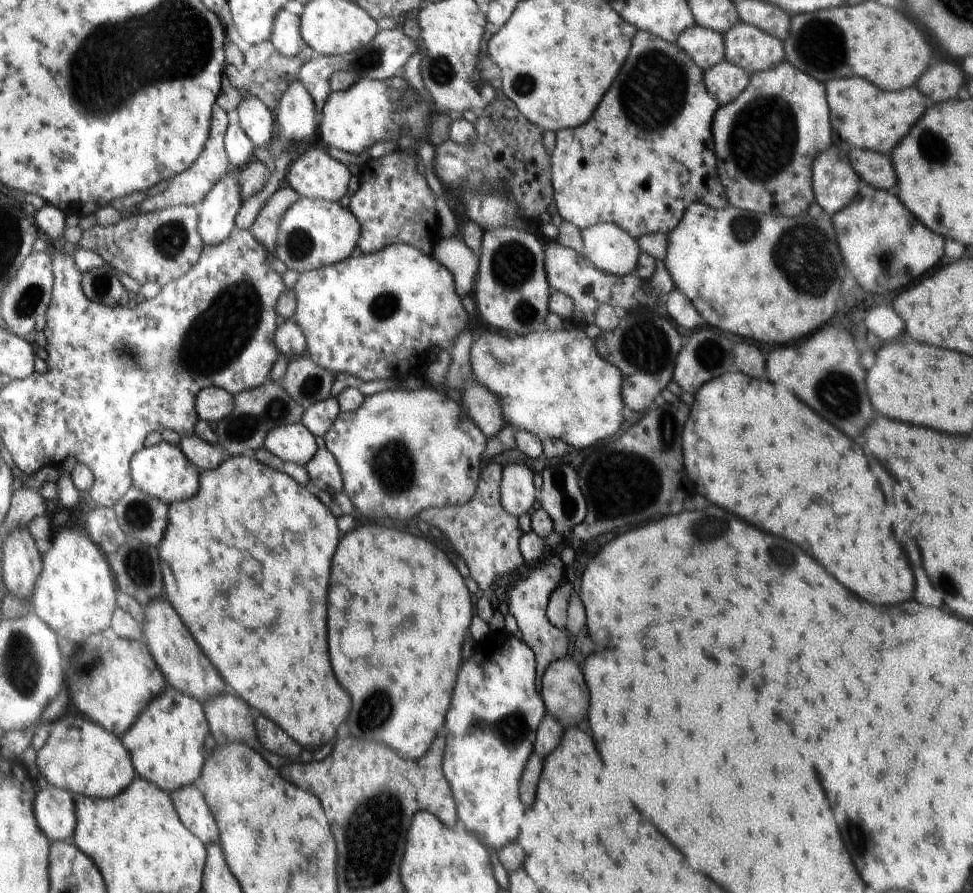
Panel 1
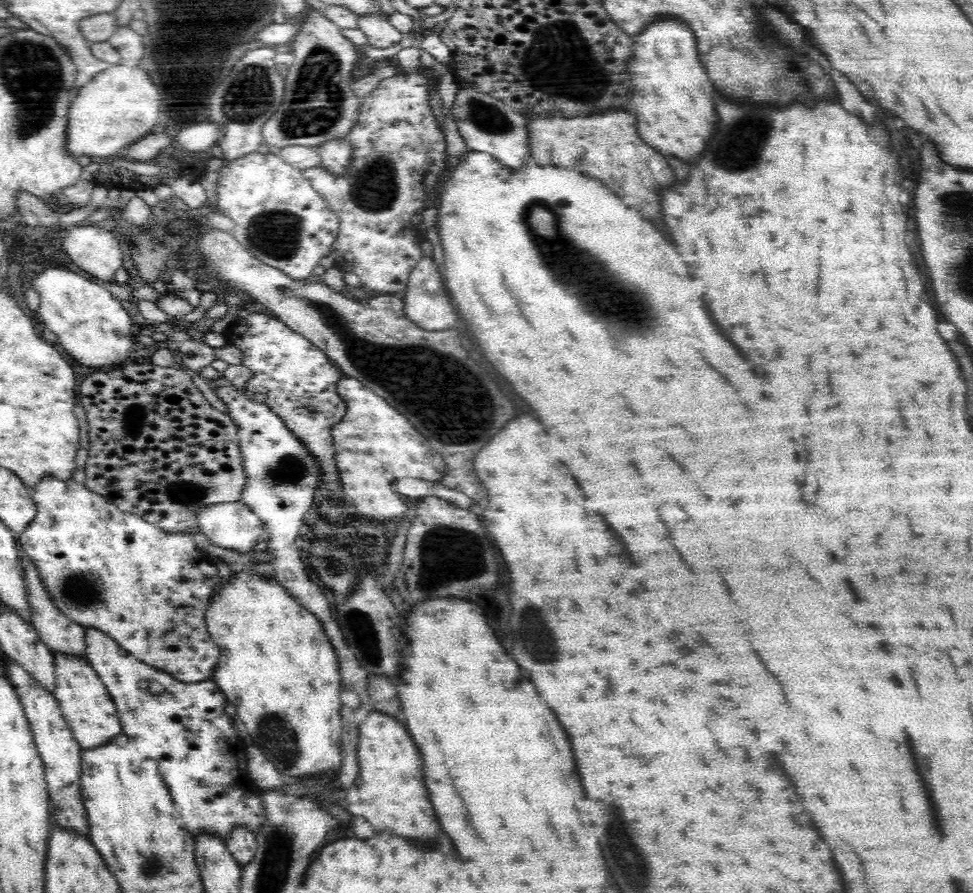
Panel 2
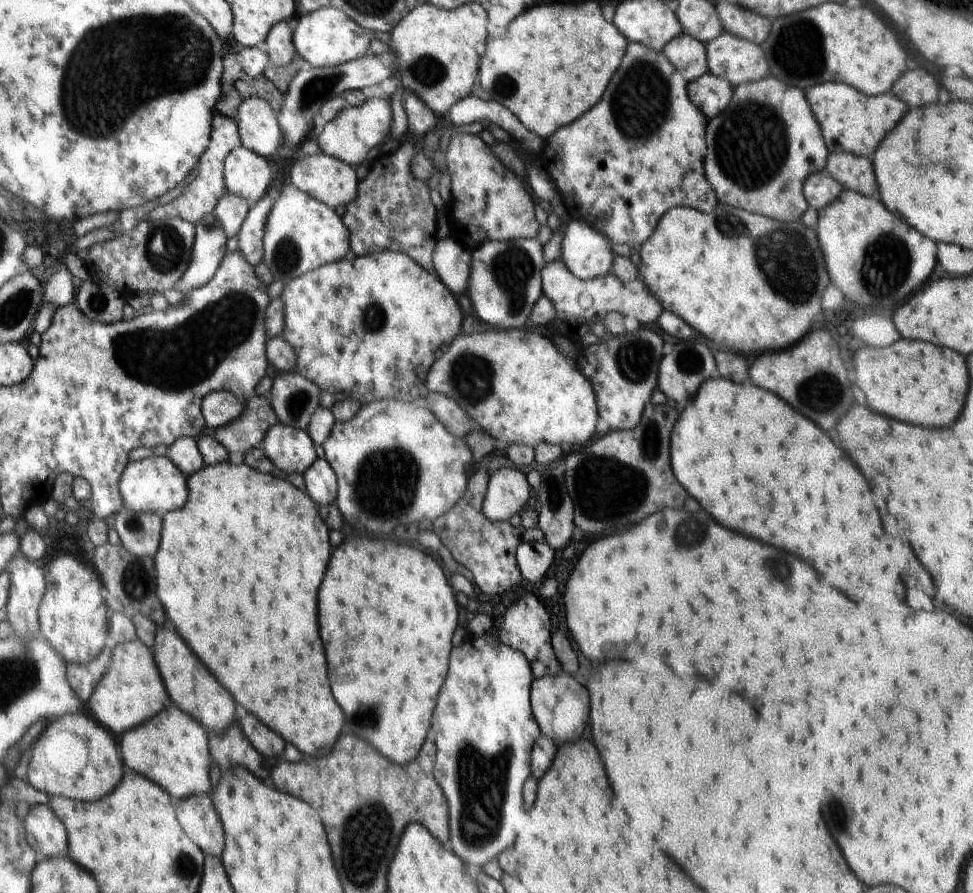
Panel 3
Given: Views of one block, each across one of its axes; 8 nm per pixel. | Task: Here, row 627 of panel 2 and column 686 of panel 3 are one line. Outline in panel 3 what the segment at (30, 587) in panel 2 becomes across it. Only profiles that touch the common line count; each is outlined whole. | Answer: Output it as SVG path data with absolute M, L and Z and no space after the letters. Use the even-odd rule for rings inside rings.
M685 33L676 36L661 52L686 83L709 72L706 44Z

